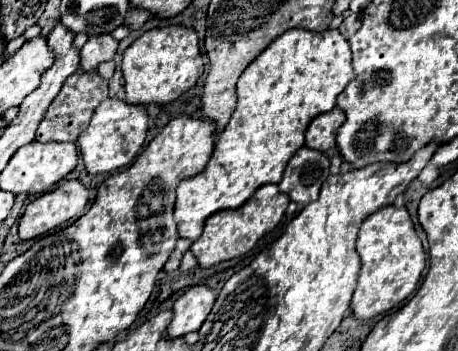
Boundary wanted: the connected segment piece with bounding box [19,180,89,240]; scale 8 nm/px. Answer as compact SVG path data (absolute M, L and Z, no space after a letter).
M63 180L55 190L41 194L27 204L19 220L19 236L31 240L51 234L61 224L79 218L87 200L89 192L79 180Z

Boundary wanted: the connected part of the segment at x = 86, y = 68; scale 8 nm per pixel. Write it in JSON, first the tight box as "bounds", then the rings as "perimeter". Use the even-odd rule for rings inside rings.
{"bounds":[79,34,117,72],"perimeter":[[[109,34],[107,36],[91,36],[87,44],[81,48],[81,62],[79,70],[81,72],[93,72],[101,62],[113,60],[113,54],[117,50],[117,40],[113,40]]]}

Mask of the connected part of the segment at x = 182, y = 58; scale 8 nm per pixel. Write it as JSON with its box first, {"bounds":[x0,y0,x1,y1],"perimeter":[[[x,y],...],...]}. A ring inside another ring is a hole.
{"bounds":[121,26,203,104],"perimeter":[[[187,26],[151,28],[123,52],[121,68],[125,78],[125,100],[129,104],[169,104],[189,90],[203,74],[197,32]]]}

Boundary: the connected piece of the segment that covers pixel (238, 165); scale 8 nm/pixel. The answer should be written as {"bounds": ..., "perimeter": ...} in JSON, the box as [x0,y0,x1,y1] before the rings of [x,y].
{"bounds":[173,28,355,240],"perimeter":[[[291,28],[291,30],[283,32],[281,36],[277,36],[277,38],[243,70],[243,74],[239,76],[239,82],[237,82],[237,96],[239,96],[237,108],[235,108],[233,116],[231,116],[229,124],[225,126],[225,130],[219,132],[211,160],[207,162],[207,166],[203,168],[203,172],[199,172],[199,174],[195,174],[195,176],[191,176],[191,178],[187,178],[187,180],[181,180],[181,184],[179,184],[179,188],[177,188],[177,202],[175,202],[175,214],[173,214],[173,218],[175,218],[175,222],[177,222],[177,232],[179,232],[179,236],[189,238],[189,240],[197,240],[197,236],[201,236],[201,230],[203,230],[205,220],[207,220],[213,212],[225,210],[225,208],[239,208],[247,198],[251,198],[251,194],[253,194],[259,186],[269,184],[269,182],[279,184],[279,182],[281,182],[281,176],[283,176],[283,170],[285,170],[285,166],[287,166],[287,162],[289,162],[289,158],[303,146],[305,130],[307,130],[309,122],[311,122],[315,116],[319,116],[321,112],[329,112],[329,110],[335,106],[335,98],[345,90],[345,86],[347,86],[353,78],[355,78],[355,70],[353,70],[353,66],[351,66],[351,48],[349,48],[347,38],[343,38],[343,34],[341,34],[339,30],[331,30],[331,28],[329,28],[329,30],[323,30],[323,32],[311,32],[311,30],[305,30],[305,28]]]}

